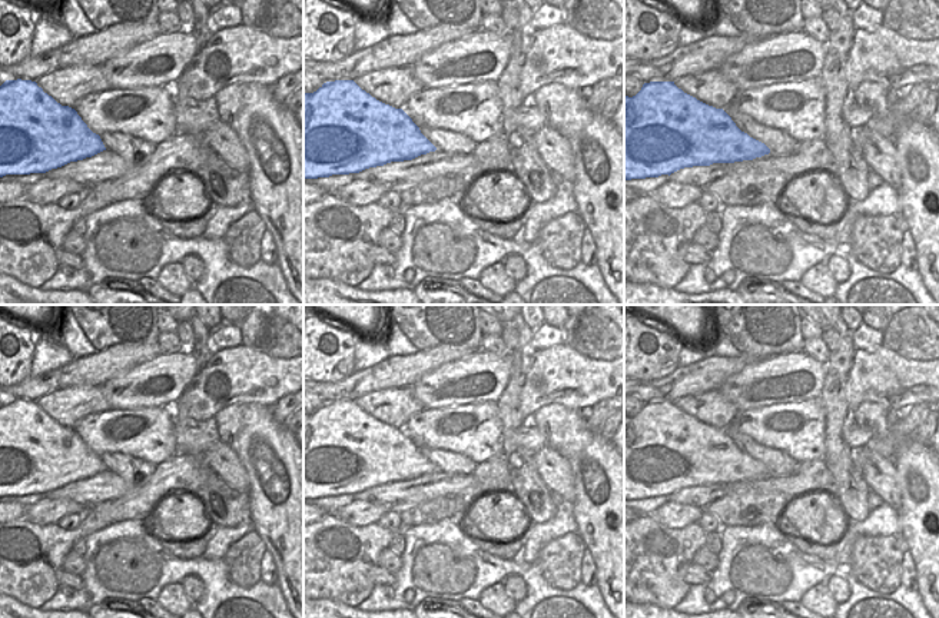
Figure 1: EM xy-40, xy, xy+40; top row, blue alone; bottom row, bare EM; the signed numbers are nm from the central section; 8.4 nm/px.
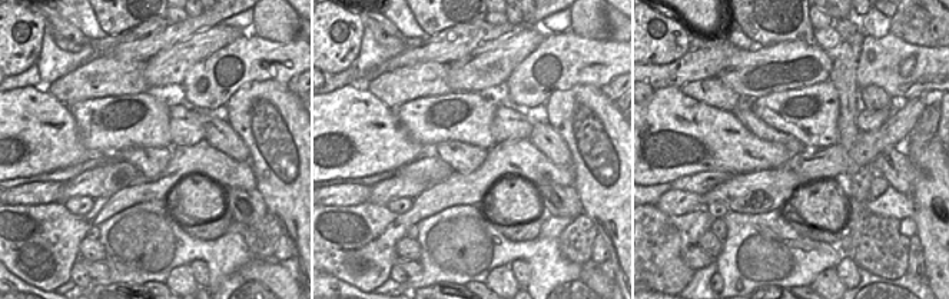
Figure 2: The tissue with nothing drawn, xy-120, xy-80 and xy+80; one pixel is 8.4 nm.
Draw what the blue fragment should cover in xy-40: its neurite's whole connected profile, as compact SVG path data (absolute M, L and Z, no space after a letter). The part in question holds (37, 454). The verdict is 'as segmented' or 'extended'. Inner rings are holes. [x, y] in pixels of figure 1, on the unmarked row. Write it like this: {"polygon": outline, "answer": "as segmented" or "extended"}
{"polygon": "M6 401L0 406L0 498L46 494L106 471L77 432L62 426L31 401Z", "answer": "as segmented"}

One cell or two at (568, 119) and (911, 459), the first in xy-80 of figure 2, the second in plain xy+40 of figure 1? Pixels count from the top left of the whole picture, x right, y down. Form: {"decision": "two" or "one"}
{"decision": "one"}

